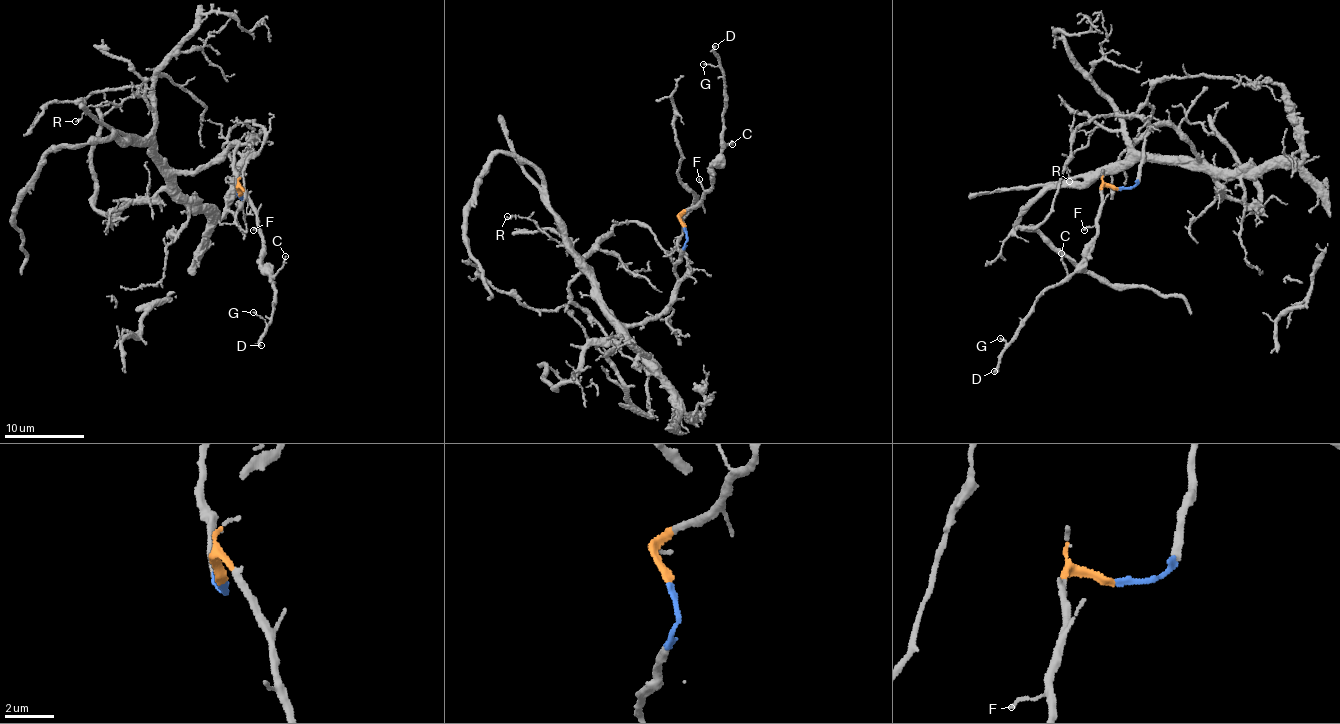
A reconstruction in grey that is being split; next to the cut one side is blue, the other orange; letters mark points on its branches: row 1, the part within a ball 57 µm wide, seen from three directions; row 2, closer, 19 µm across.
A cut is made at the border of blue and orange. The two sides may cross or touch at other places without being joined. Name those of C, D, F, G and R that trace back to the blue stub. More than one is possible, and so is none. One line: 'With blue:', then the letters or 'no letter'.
With blue: R

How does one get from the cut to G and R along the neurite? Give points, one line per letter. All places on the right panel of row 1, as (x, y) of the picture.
G: (1118, 189), (1110, 186), (1100, 188), (1097, 236), (1087, 261), (1046, 289), (1008, 343), (1000, 338)
R: (1118, 189), (1134, 184), (1158, 126), (1177, 127), (1198, 156), (1140, 153), (1101, 127), (1065, 162), (1069, 182)

